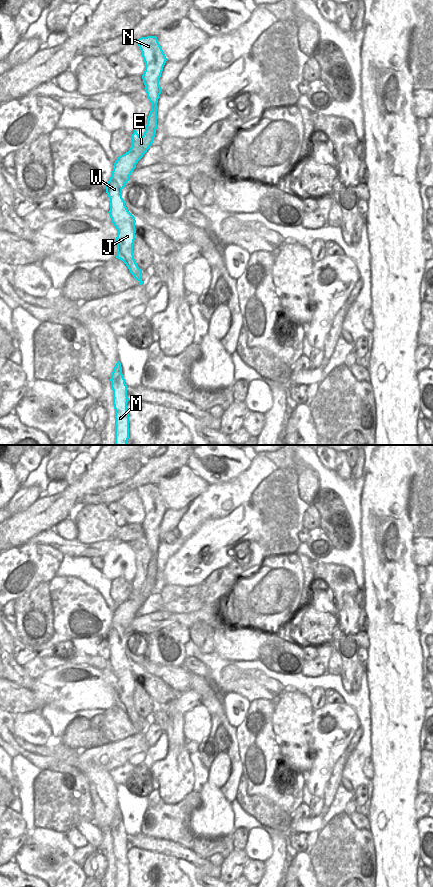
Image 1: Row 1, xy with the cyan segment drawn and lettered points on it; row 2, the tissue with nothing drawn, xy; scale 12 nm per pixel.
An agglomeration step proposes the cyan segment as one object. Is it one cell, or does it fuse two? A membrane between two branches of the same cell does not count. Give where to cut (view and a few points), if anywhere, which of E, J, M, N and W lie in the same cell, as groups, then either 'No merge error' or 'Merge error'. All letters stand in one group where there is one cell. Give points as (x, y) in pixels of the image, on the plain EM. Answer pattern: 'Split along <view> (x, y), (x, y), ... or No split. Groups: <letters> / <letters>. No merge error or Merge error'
Split along xy (121, 643), (115, 643), (110, 650). Groups: E N W / J M. Merge error

